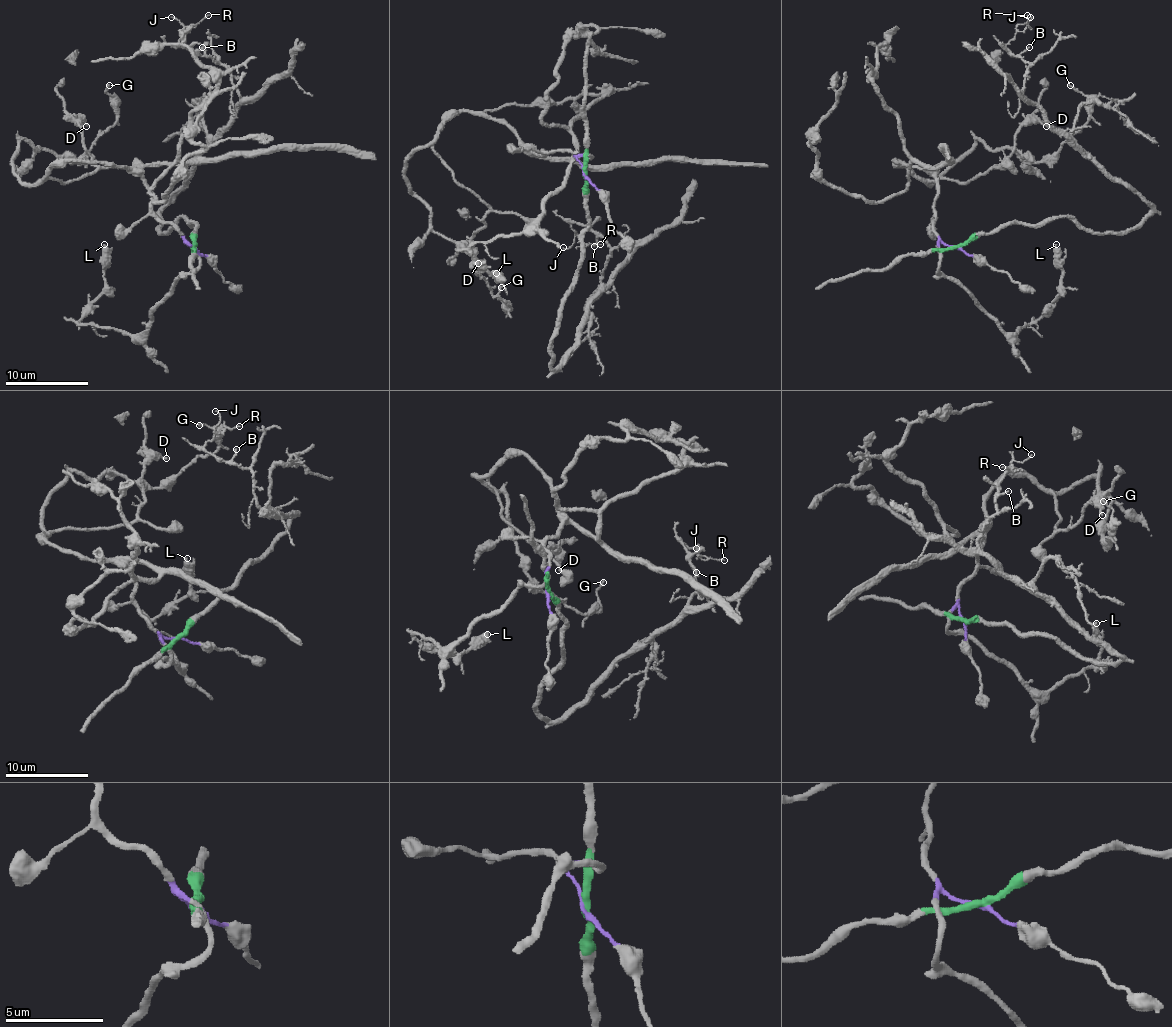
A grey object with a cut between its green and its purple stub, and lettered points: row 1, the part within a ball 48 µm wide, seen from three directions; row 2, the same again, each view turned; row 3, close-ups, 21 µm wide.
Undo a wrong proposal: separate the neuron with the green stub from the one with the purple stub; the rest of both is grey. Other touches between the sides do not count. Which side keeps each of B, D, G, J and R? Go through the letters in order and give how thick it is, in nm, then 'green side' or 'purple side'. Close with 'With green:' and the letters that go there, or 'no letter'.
B: 140 nm | green side
D: 180 nm | purple side
G: 170 nm | purple side
J: 90 nm | green side
R: 110 nm | green side
With green: B, J, R

